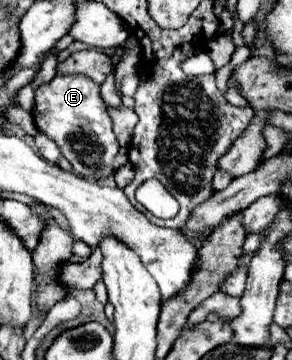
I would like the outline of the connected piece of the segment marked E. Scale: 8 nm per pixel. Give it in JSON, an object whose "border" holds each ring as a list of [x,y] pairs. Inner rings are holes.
{"border":[[[56,74],[48,84],[36,92],[36,106],[32,110],[34,124],[40,132],[52,138],[82,178],[112,176],[112,160],[118,154],[118,140],[112,132],[112,120],[100,98],[100,86],[84,74]]]}

